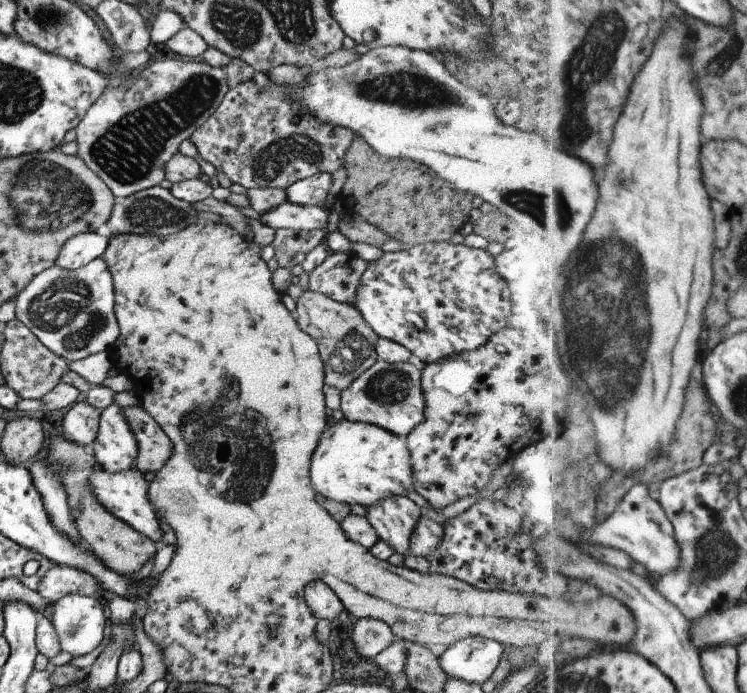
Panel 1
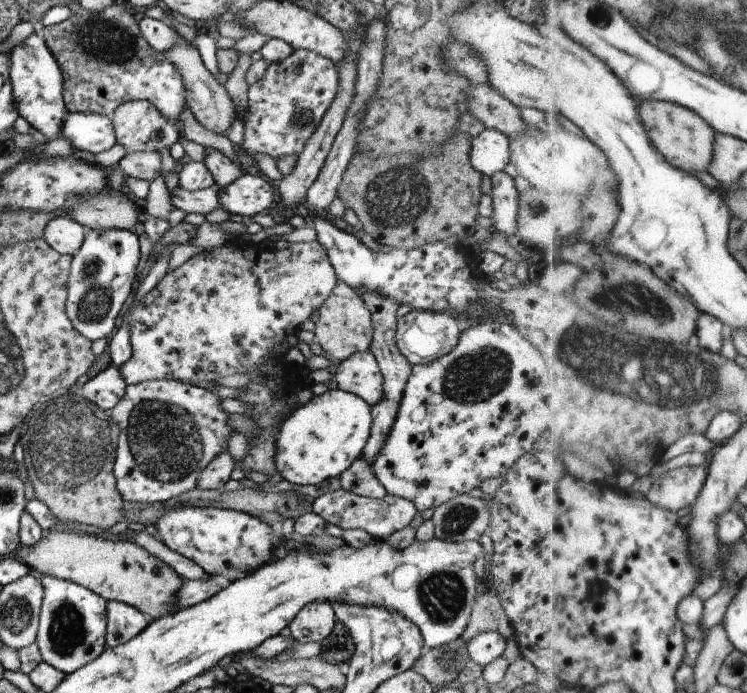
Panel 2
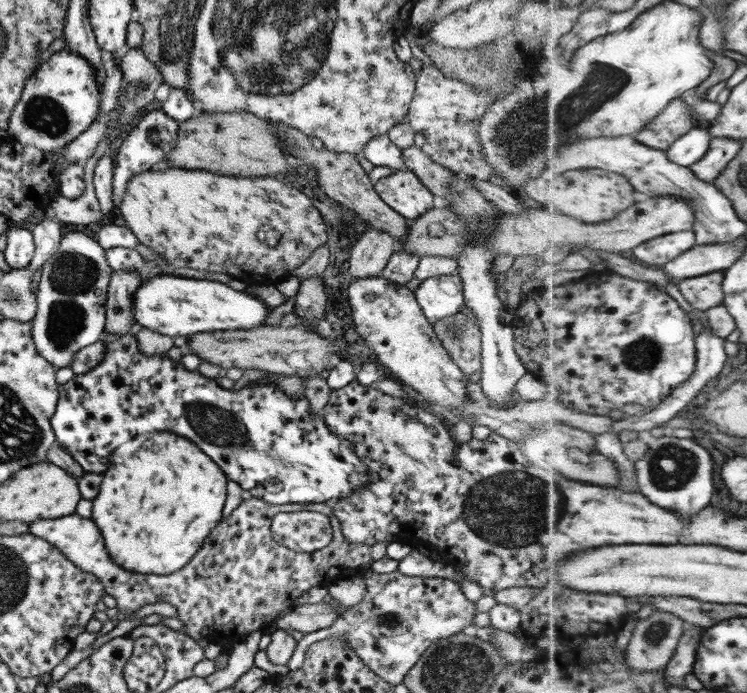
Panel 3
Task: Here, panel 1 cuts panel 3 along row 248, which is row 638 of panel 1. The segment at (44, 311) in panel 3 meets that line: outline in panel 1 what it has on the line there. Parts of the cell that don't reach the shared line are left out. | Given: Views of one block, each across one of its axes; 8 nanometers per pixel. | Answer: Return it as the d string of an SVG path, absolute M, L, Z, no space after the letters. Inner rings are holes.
M71 593L56 600L46 612L55 631L61 652L72 657L83 656L94 651L106 636L108 621L103 608L95 597Z

